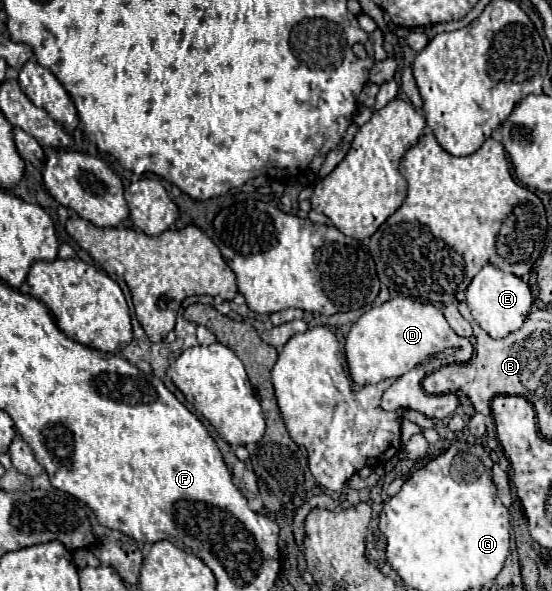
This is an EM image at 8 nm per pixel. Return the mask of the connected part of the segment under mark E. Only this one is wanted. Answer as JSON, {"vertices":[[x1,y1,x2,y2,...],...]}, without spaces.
{"vertices":[[486,264,470,282,470,286,466,290,466,304,472,312,472,318,492,338,504,338,524,324,524,320,530,312,530,306,532,306,532,292,530,292,528,284,522,282,522,278,518,278,514,274,506,274,500,268]]}

